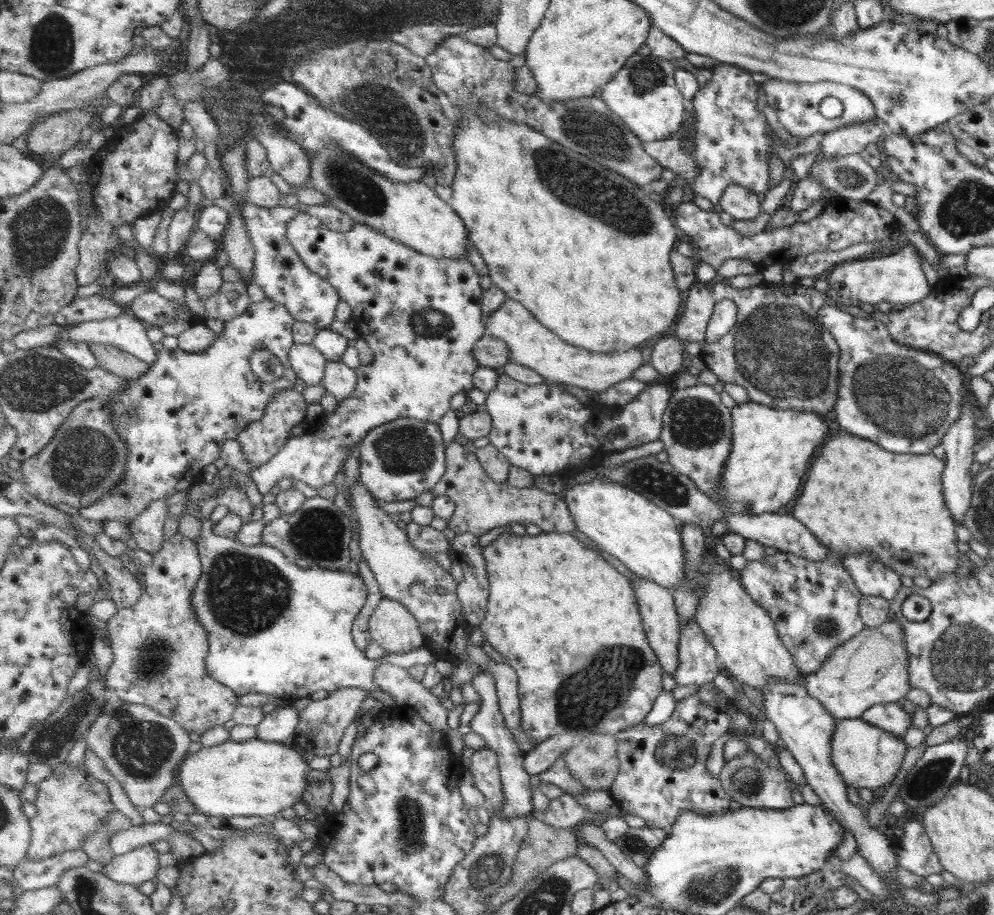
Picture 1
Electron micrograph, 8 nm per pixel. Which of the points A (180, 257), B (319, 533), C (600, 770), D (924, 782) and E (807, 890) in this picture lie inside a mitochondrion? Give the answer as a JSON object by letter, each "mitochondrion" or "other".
{"A":"other","B":"mitochondrion","C":"mitochondrion","D":"mitochondrion","E":"other"}

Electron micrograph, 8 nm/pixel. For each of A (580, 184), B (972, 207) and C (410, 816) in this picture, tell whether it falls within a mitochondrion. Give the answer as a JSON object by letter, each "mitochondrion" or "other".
{"A":"mitochondrion","B":"mitochondrion","C":"mitochondrion"}

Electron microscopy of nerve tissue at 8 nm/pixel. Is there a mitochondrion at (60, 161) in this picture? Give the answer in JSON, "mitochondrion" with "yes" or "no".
{"mitochondrion":"no"}

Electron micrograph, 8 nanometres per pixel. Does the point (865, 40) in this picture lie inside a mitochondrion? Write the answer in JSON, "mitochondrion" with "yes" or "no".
{"mitochondrion":"no"}

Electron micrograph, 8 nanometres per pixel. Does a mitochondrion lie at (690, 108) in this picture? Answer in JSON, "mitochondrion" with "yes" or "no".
{"mitochondrion":"no"}

